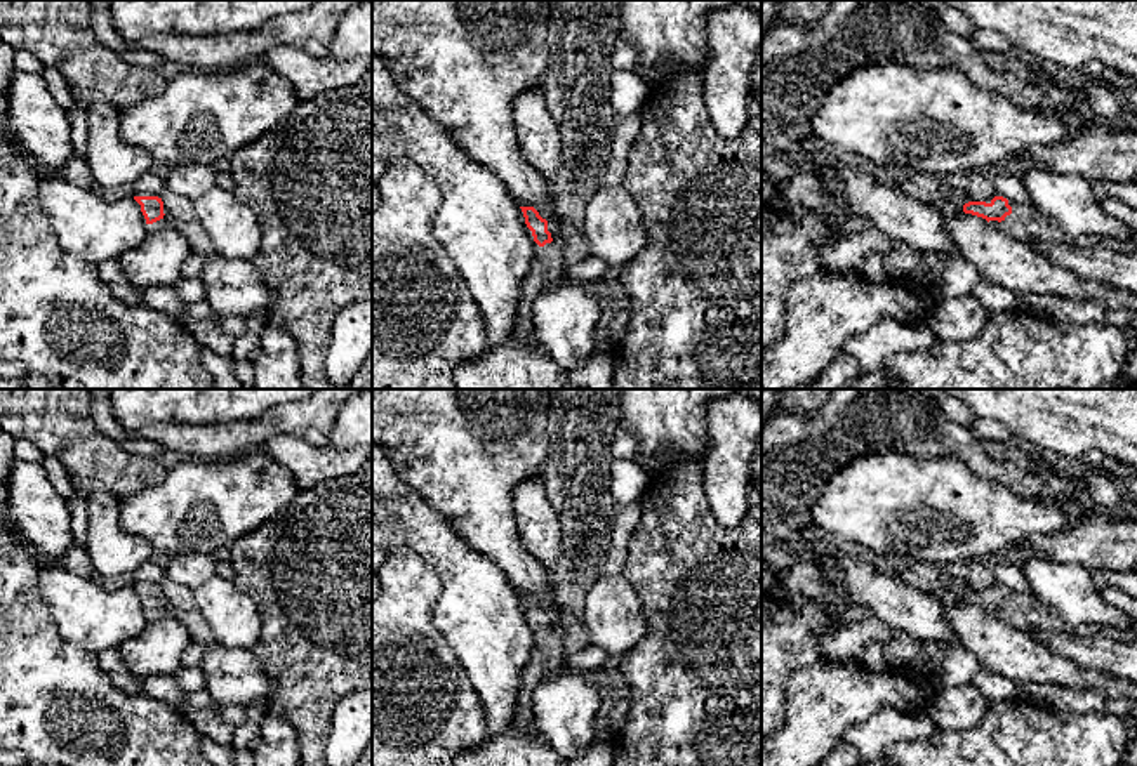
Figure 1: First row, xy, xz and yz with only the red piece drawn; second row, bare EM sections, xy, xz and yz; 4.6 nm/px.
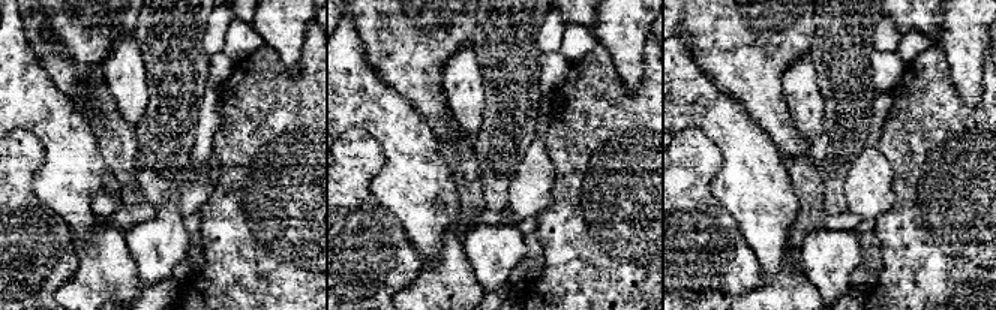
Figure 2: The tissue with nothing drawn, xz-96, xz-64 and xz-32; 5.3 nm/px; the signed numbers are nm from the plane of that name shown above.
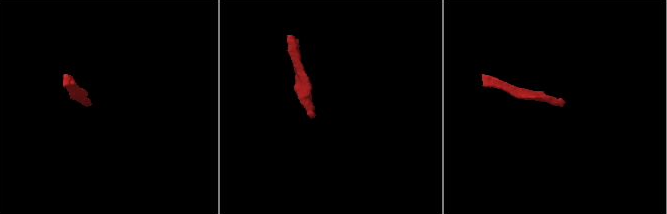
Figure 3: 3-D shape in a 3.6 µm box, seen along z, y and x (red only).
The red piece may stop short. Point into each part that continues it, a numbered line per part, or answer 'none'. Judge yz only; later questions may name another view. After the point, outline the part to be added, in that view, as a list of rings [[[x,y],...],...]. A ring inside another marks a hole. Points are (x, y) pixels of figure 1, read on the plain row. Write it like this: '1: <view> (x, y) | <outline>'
1: yz (1028, 612) | [[[1010,589],[1008,594],[1012,596],[1010,604],[1007,604],[1001,611],[989,610],[989,613],[1000,618],[1001,622],[1015,629],[1024,629],[1027,632],[1033,632],[1036,629],[1043,629],[1043,631],[1066,629],[1061,617],[1054,610],[1045,606],[1036,594],[1033,592],[1021,594]]]

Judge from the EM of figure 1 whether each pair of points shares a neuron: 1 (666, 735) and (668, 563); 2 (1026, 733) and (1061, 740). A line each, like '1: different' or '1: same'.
1: same
2: same

